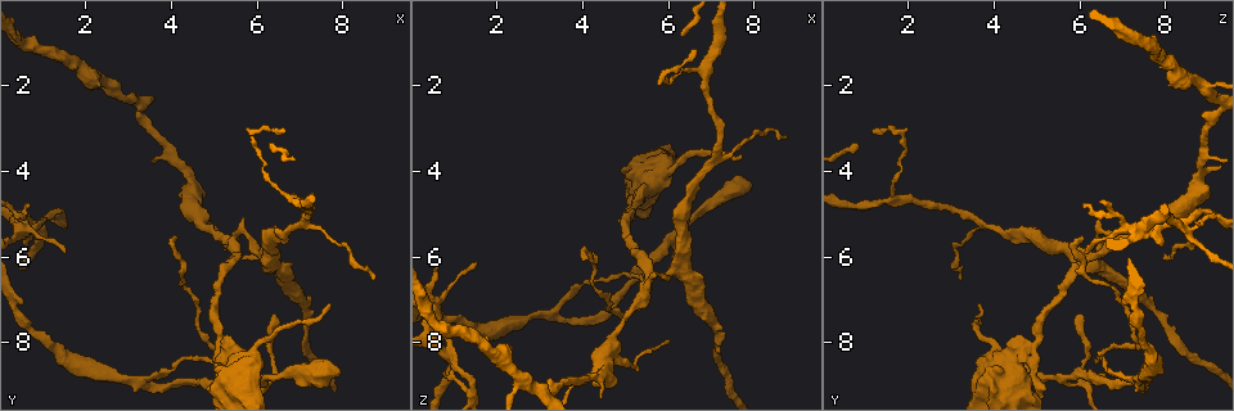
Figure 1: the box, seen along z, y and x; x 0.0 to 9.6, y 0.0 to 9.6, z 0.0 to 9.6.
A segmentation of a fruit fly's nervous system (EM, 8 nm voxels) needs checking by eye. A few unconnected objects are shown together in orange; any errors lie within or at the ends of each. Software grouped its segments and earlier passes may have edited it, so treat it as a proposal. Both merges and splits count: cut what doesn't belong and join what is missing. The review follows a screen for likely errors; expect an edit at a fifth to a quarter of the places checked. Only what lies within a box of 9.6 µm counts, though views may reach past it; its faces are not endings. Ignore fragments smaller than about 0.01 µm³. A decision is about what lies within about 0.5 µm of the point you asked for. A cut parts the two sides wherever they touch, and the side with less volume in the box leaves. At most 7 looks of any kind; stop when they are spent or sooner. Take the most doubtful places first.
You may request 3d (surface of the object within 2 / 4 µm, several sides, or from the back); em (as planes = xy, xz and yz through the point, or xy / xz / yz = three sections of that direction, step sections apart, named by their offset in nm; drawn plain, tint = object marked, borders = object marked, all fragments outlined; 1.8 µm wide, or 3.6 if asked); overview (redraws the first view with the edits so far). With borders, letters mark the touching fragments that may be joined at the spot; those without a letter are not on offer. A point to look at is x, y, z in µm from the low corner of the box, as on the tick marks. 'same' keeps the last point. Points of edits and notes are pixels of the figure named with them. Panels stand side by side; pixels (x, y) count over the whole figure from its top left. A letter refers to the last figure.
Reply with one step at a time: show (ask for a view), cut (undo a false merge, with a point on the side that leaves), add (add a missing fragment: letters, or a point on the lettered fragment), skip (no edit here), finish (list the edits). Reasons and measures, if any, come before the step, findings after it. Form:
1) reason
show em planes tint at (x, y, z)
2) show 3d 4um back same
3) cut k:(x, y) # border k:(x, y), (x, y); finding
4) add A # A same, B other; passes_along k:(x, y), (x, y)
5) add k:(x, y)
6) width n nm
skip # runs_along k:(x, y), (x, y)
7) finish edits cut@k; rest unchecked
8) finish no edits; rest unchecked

arms part here
show em xy step 8 plain at (5.40, 5.65, 6.70)

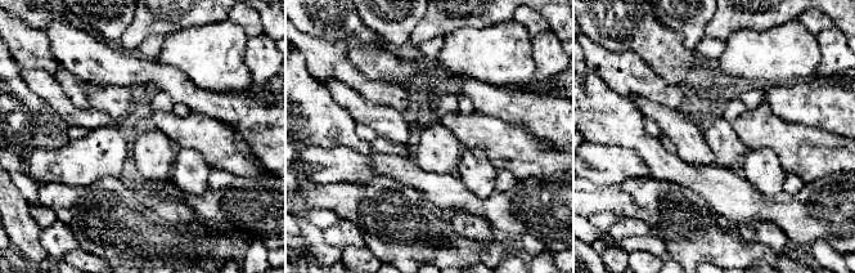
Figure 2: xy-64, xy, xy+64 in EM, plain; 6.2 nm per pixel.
what lies round it
show em xy step 8 borders same

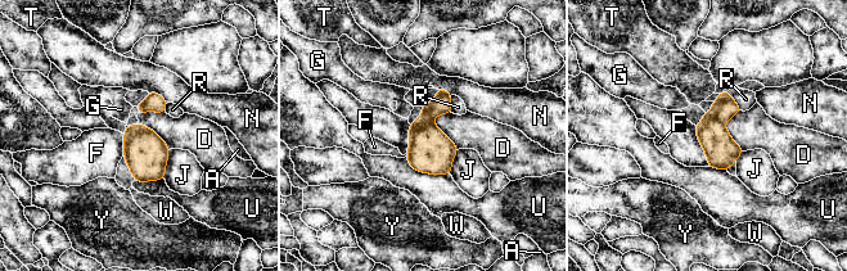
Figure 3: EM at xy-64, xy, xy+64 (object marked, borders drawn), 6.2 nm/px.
cut 3:(724, 108) # A other, D other, F other, G other, J other, N other, R other, T other, U other, W other, Y other; two neurons meet here

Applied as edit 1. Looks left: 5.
three-way junction
show 3d 2um back at (0.80, 5.25, 8.80)

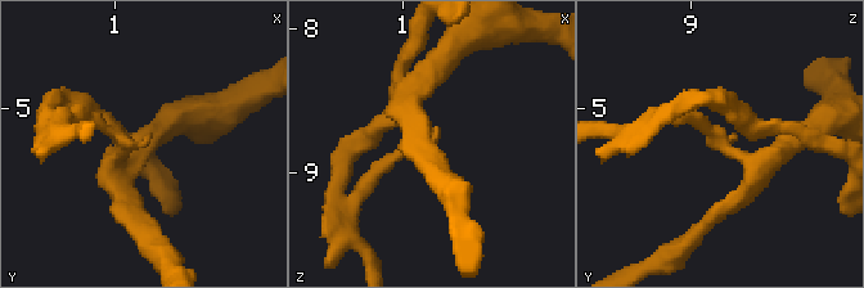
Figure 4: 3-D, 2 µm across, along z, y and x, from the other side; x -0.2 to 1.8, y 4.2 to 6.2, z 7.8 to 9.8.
now the EM
show em xz step 8 tint at (0.74, 5.22, 8.76)

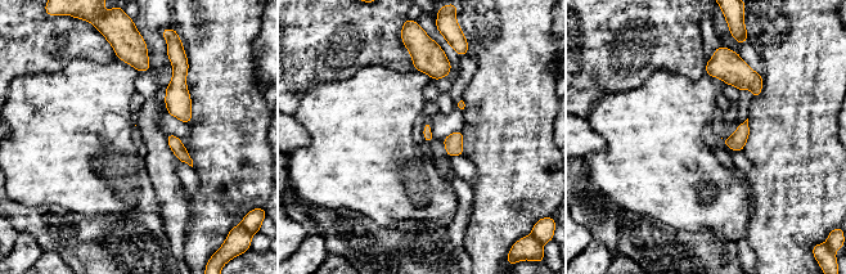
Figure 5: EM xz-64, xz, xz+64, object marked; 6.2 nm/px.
show em xz step 8 borders same

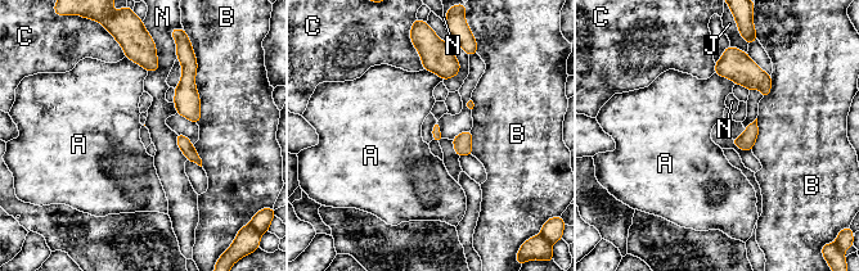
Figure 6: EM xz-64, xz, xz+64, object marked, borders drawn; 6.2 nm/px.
skip # A other, B other, C other, J other, N other; none of them fits

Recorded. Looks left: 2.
an open end
show em yz step 8 borders at (7.90, 8.70, 4.25)

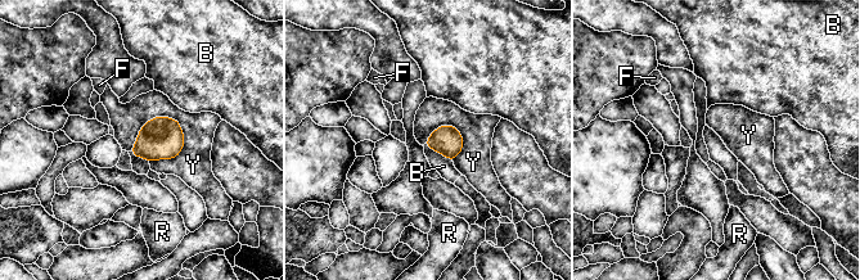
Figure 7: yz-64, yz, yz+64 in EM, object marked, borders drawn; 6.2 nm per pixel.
cut it another way
show em planes borders same

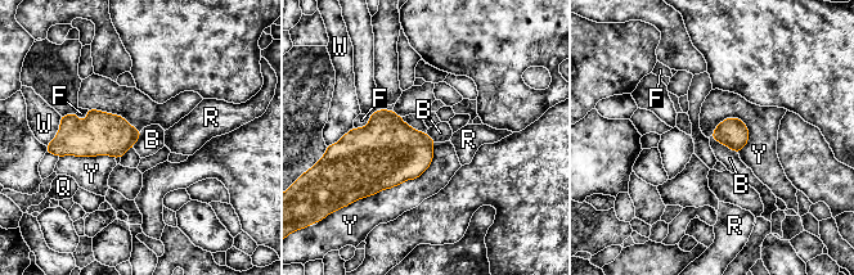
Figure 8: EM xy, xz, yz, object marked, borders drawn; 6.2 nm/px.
skip # B other, F other, Q other, R other, W other, Y other; border 8:(710, 136), (737, 153); none of them fits

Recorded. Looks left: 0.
finish edits cut@3; rest unchecked

